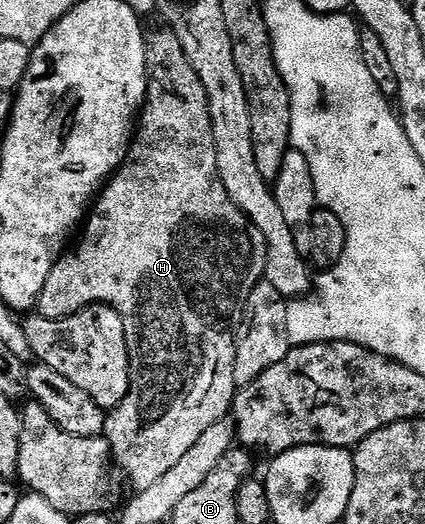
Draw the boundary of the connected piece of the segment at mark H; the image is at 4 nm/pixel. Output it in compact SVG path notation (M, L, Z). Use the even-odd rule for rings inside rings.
M161 26L162 28L149 29L146 32L146 102L142 106L140 113L140 123L137 125L134 138L130 142L130 150L126 153L126 160L118 167L117 172L106 181L104 187L97 193L96 199L93 201L92 207L88 212L88 219L85 221L84 229L86 233L82 236L82 241L78 244L78 249L75 252L67 251L65 254L58 257L58 261L52 266L52 274L48 274L48 282L44 282L44 290L38 296L37 307L44 310L44 315L53 320L59 320L62 316L68 316L71 312L79 312L81 308L87 308L90 304L112 304L115 306L123 306L125 308L126 318L126 341L130 347L130 389L128 394L122 401L118 403L117 408L113 409L112 414L107 415L106 431L104 433L105 439L110 442L110 455L113 463L119 464L124 471L130 475L130 480L135 485L135 489L143 490L148 486L152 486L152 482L156 482L160 478L164 478L164 474L168 474L168 470L172 470L172 466L176 466L176 462L180 462L180 458L184 458L184 454L188 454L188 450L192 450L196 446L196 442L200 442L200 436L204 434L204 430L208 430L208 426L213 424L221 424L231 415L234 406L234 394L236 385L234 383L234 345L236 343L236 327L234 323L239 323L240 317L243 315L246 307L246 300L252 294L252 290L259 284L266 275L266 255L268 254L268 246L264 234L259 228L246 217L237 206L230 201L230 196L224 190L221 180L214 178L218 175L218 167L216 166L216 142L212 134L212 118L208 110L208 98L204 90L204 82L200 82L200 78L196 74L196 70L192 66L192 62L188 62L188 54L184 54L184 46L180 46L180 38L176 38L176 34L168 26Z

